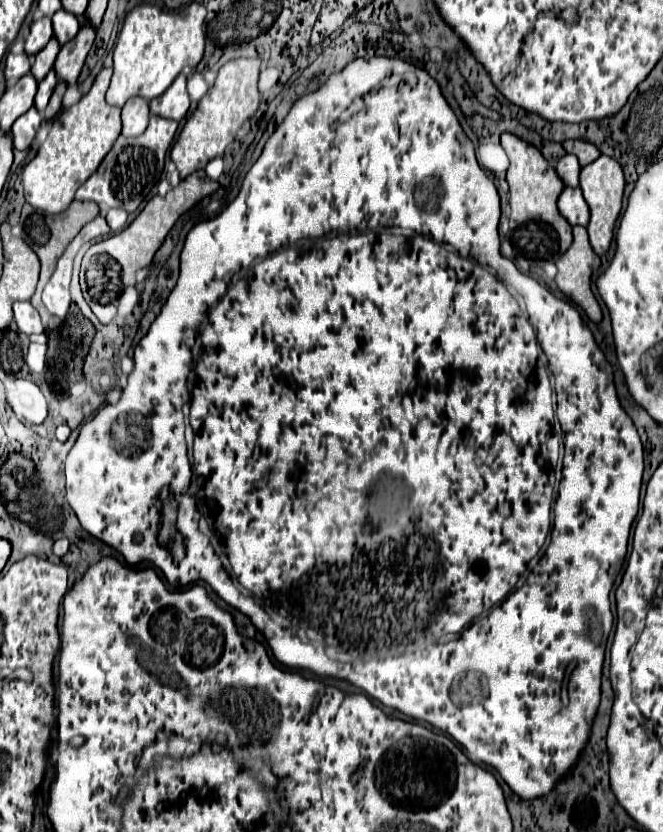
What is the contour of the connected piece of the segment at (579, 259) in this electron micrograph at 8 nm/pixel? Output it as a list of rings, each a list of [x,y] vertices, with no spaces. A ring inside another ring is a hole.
[[[573,227],[573,243],[567,253],[557,261],[557,287],[573,299],[591,321],[603,319],[601,307],[591,289],[593,267],[601,267],[601,259],[593,253],[585,227]]]

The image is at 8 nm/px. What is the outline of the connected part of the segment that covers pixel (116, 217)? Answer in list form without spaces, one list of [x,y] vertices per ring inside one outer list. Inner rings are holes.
[[[109,209],[107,223],[109,223],[113,233],[121,231],[125,227],[125,221],[127,221],[127,211],[123,211],[123,209]]]

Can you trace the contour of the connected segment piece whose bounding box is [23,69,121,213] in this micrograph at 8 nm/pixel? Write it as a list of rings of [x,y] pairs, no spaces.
[[[101,69],[95,77],[93,87],[79,103],[65,109],[51,125],[45,143],[39,147],[37,155],[23,169],[25,199],[39,211],[61,213],[73,201],[75,191],[95,173],[103,157],[113,147],[121,133],[121,109],[105,103],[105,91],[109,87],[111,69]]]

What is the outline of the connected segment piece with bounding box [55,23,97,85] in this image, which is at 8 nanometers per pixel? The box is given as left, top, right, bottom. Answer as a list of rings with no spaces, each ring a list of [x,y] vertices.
[[[83,23],[79,33],[61,47],[57,61],[55,61],[55,73],[59,79],[73,85],[81,73],[81,67],[85,63],[85,57],[91,49],[91,43],[95,39],[95,27],[91,23]]]

